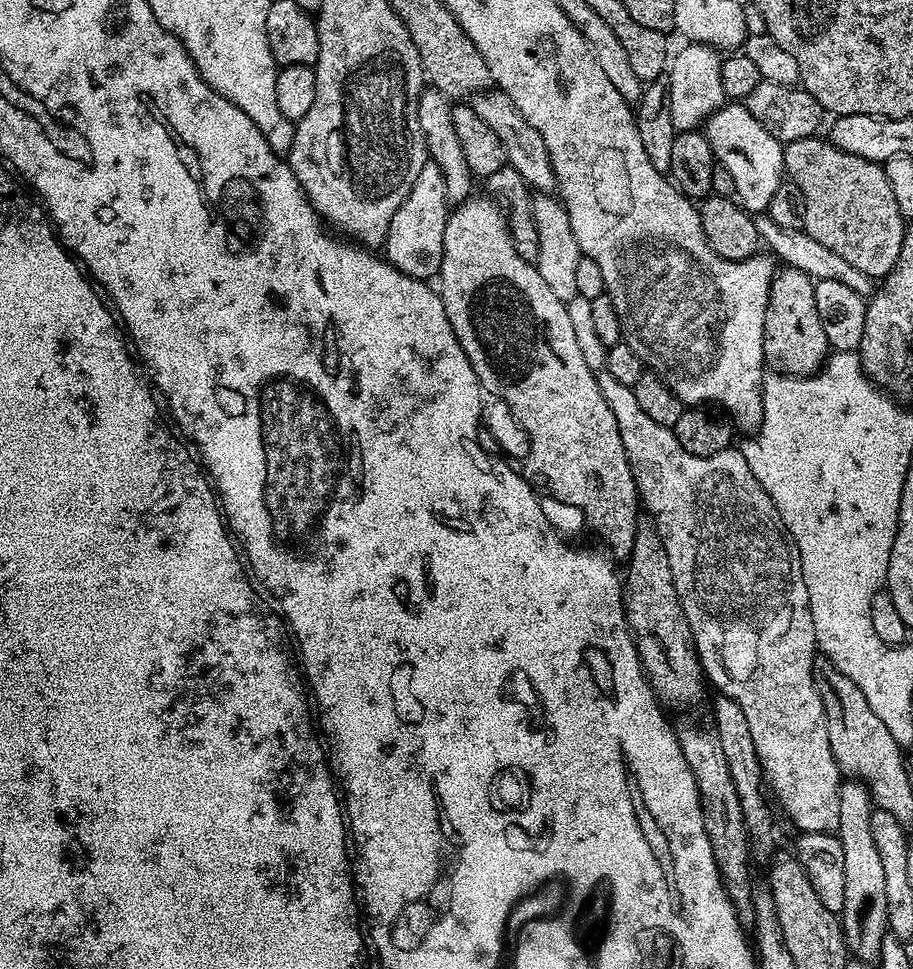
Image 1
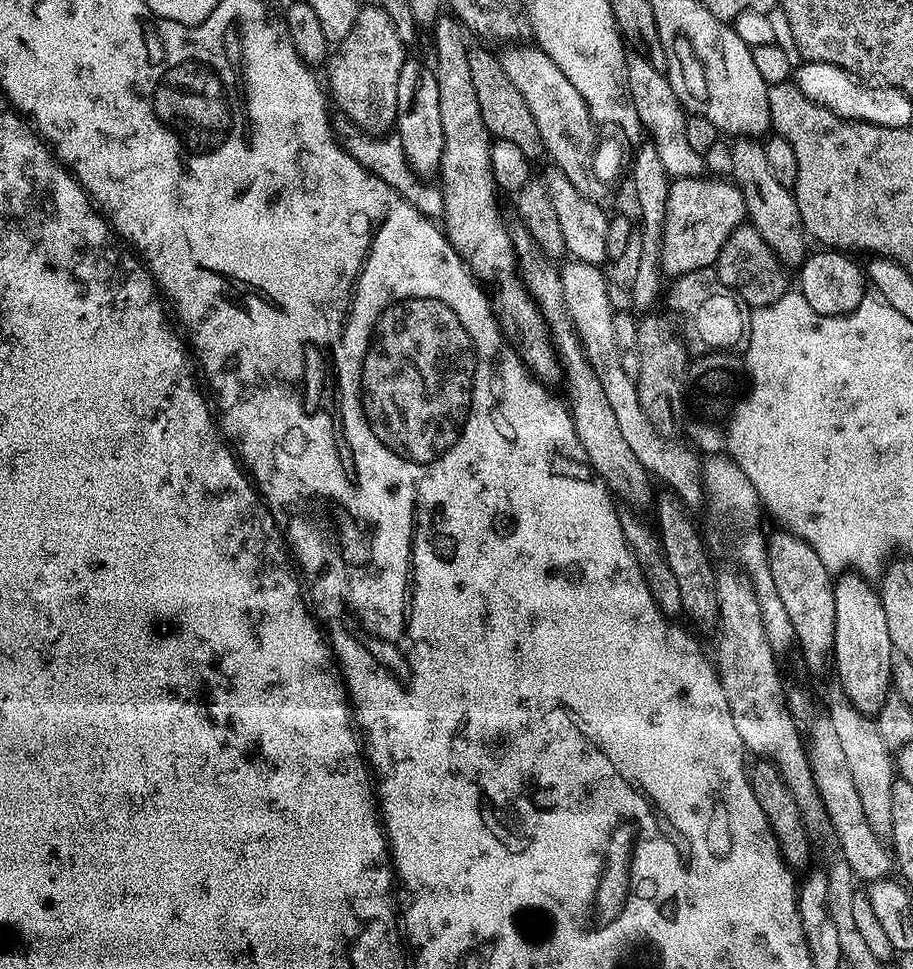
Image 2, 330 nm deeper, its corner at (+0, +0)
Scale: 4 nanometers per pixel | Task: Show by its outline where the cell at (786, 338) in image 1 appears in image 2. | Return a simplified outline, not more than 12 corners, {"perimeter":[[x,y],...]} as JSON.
{"perimeter":[[731,141],[731,179],[750,227],[785,266],[806,259],[793,189],[763,143]]}

